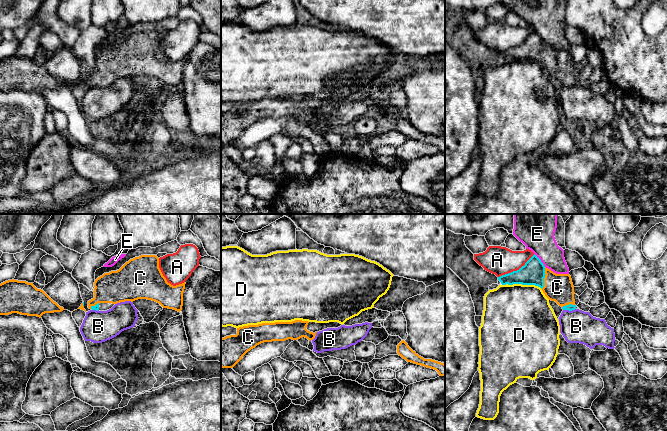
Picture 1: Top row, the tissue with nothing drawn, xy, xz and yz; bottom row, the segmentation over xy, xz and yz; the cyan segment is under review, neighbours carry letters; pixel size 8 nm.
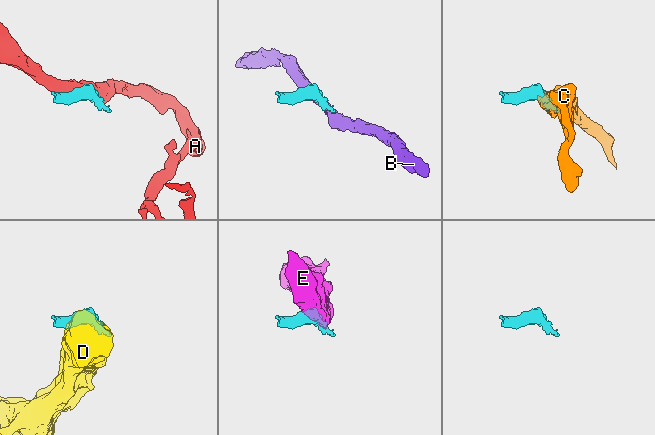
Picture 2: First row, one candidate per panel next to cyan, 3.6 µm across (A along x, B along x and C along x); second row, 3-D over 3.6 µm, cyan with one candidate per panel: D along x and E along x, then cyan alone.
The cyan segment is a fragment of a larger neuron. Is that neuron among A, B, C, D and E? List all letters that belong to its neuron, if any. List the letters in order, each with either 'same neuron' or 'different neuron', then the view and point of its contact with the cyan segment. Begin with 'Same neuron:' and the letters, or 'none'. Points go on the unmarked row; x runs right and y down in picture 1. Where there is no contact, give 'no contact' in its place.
Same neuron: C
A: different neuron; contact yz (517, 46)
B: different neuron; contact yz (569, 86)
C: same neuron; contact yz (544, 53)
D: different neuron; contact yz (522, 60)
E: different neuron; contact yz (540, 36)

